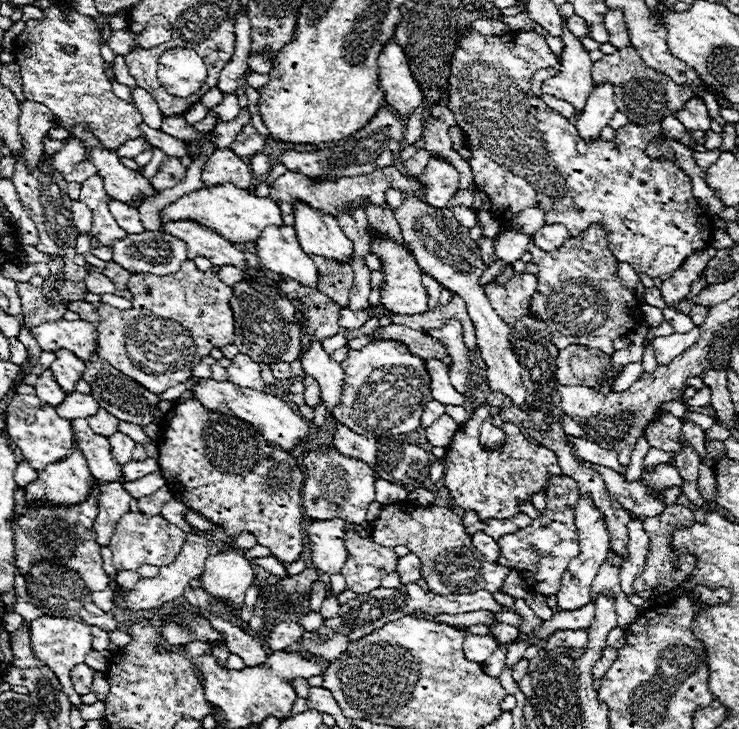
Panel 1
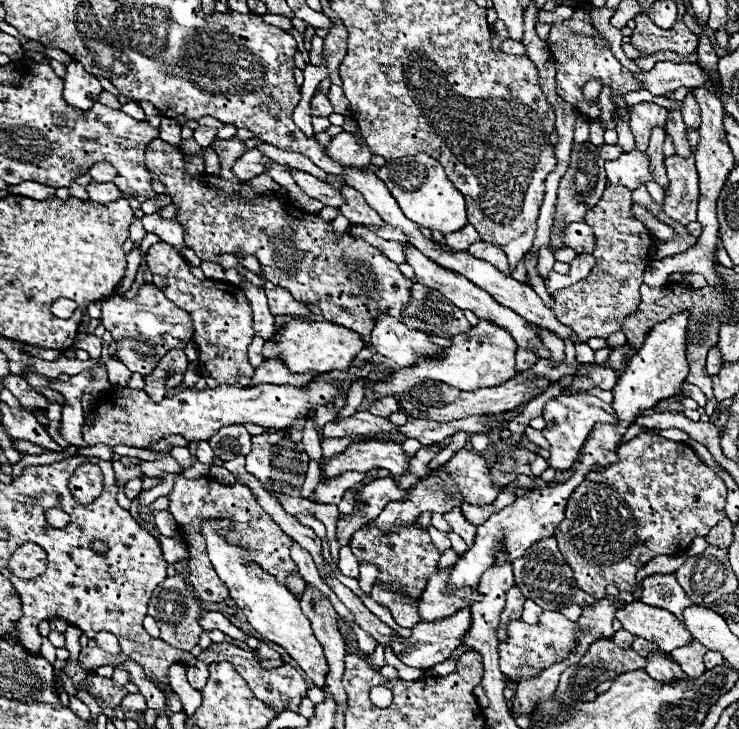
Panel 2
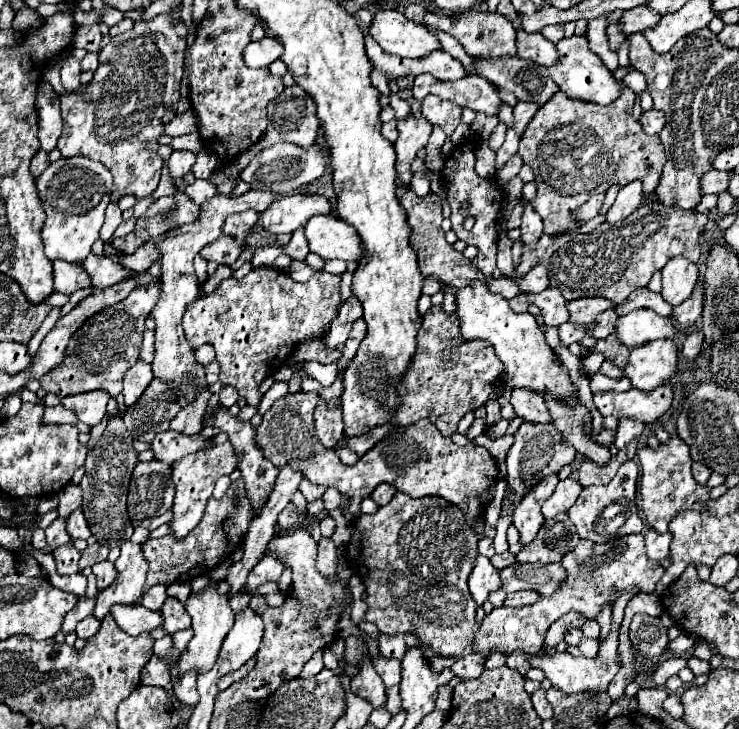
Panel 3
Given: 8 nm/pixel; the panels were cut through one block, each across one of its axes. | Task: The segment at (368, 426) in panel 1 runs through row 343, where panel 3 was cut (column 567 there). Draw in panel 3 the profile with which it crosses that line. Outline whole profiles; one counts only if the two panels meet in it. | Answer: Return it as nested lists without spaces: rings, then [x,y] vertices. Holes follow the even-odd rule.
[[[474,280],[472,284],[458,290],[456,314],[460,318],[460,330],[464,340],[480,338],[480,340],[488,340],[494,346],[496,356],[506,366],[504,382],[510,388],[520,386],[520,388],[530,388],[536,392],[548,390],[550,394],[554,394],[560,400],[566,400],[568,404],[574,404],[578,400],[576,390],[568,378],[568,370],[554,362],[552,348],[548,346],[544,332],[540,332],[536,318],[530,312],[516,314],[508,306],[508,300],[502,294],[496,294],[488,288],[488,282]]]

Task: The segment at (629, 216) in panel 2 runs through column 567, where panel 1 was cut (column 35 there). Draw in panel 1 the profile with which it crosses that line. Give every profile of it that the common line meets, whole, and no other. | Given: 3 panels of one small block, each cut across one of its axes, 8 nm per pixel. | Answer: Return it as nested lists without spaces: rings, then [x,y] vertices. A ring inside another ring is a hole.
[[[18,282],[18,294],[22,298],[24,324],[28,328],[34,328],[34,326],[50,322],[50,320],[58,320],[66,312],[66,304],[60,304],[60,306],[48,304],[42,294],[42,288],[30,286],[28,282]]]

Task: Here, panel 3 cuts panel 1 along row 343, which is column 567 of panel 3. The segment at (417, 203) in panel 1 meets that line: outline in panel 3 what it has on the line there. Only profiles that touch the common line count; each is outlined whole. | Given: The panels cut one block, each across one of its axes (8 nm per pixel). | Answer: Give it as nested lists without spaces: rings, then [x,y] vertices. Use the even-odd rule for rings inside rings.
[[[574,478],[560,480],[554,494],[542,506],[544,518],[552,518],[558,512],[566,512],[578,500],[580,492],[582,492],[582,486],[578,484],[578,480],[574,480]]]

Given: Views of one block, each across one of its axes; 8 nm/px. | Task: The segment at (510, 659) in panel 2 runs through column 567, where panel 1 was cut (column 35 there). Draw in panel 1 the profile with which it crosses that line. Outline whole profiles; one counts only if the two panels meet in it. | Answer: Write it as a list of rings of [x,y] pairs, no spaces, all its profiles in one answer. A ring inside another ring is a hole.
[[[38,616],[36,620],[32,620],[28,624],[30,628],[30,646],[32,652],[38,660],[42,660],[60,680],[62,690],[66,692],[68,700],[80,710],[82,708],[82,698],[76,694],[72,682],[70,682],[70,670],[74,668],[74,664],[84,662],[84,656],[92,650],[92,634],[90,634],[90,626],[80,622],[80,620],[70,620],[70,618],[56,618],[56,616]]]

